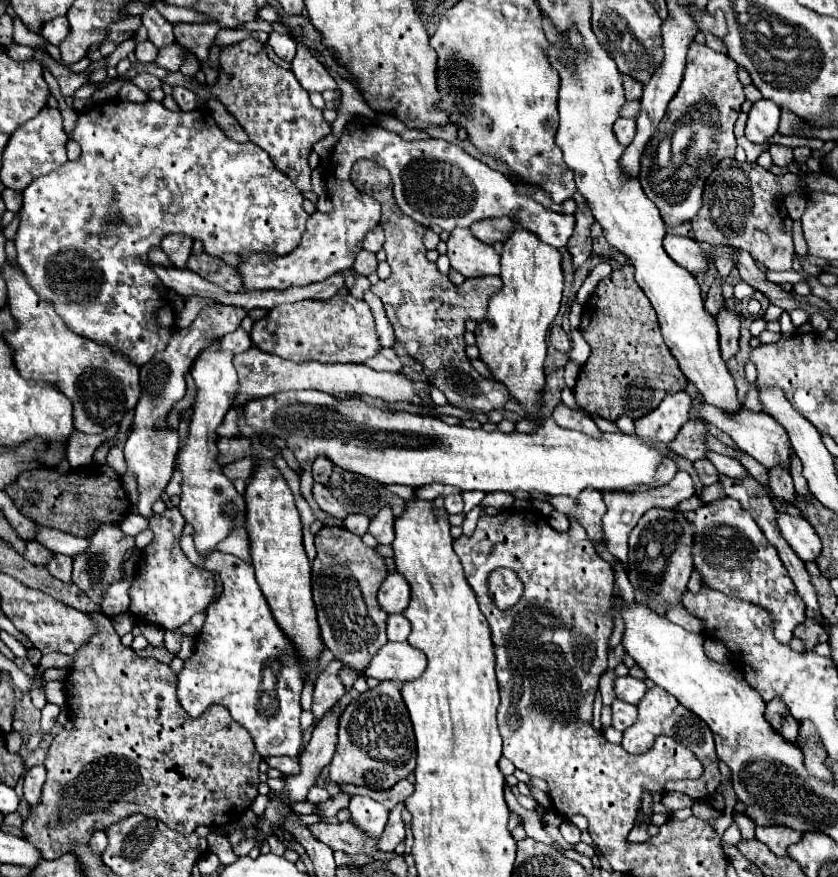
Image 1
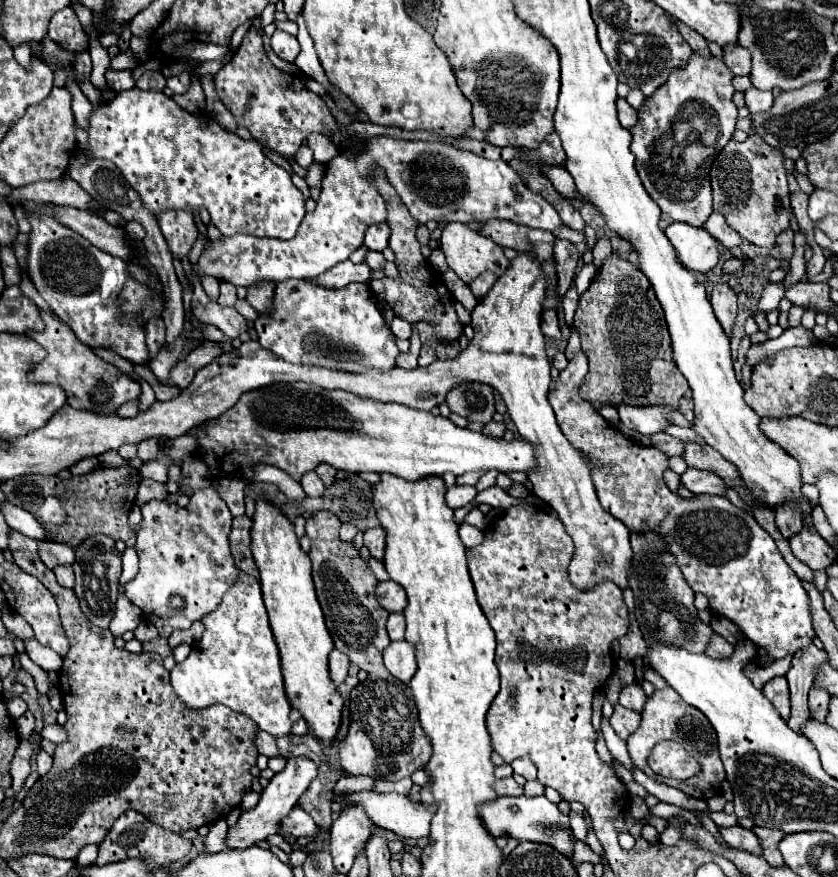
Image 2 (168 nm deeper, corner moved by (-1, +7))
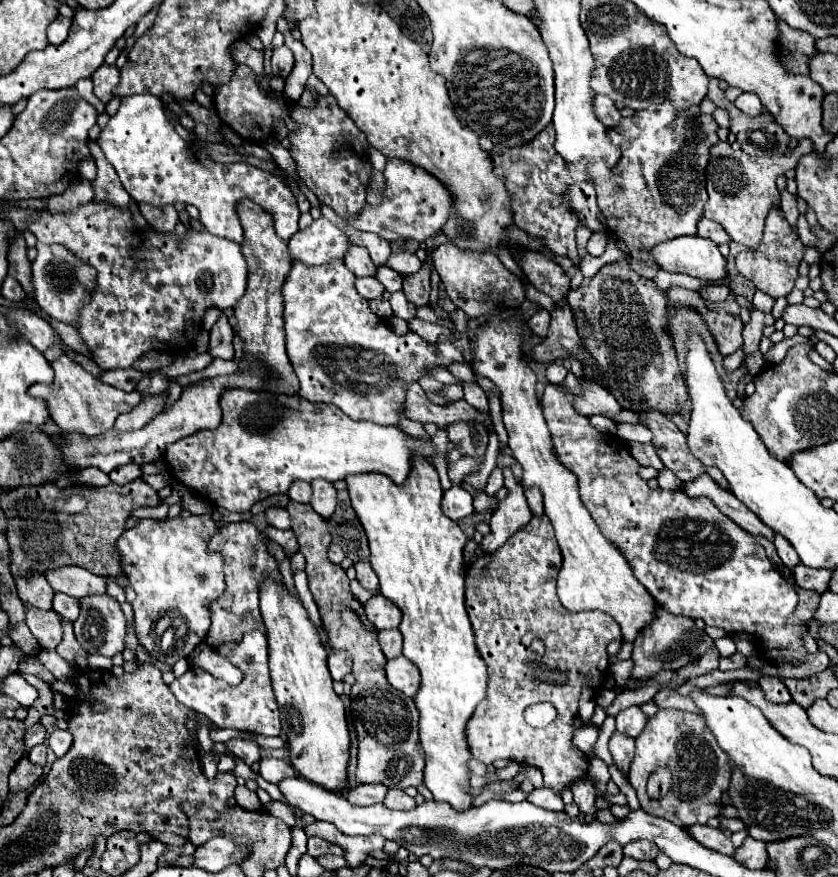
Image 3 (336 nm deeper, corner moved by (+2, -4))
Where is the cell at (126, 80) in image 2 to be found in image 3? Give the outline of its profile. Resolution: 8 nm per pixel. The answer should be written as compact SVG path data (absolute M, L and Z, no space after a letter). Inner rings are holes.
M101 65L95 73L93 73L93 83L95 83L95 95L103 101L103 103L109 103L111 97L113 97L113 91L119 83L119 69L115 65Z

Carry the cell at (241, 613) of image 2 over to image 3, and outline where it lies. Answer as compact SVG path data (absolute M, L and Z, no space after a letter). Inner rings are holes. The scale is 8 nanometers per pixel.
M249 631L243 635L243 641L239 643L223 643L217 645L217 653L225 659L229 659L237 669L243 671L243 681L233 687L223 679L213 677L201 667L189 667L185 675L177 677L169 687L177 701L187 705L189 709L195 709L203 715L207 715L215 725L221 729L231 727L239 731L251 731L265 737L279 735L281 733L281 721L279 721L279 707L271 689L271 677L267 667L267 637L261 631Z

